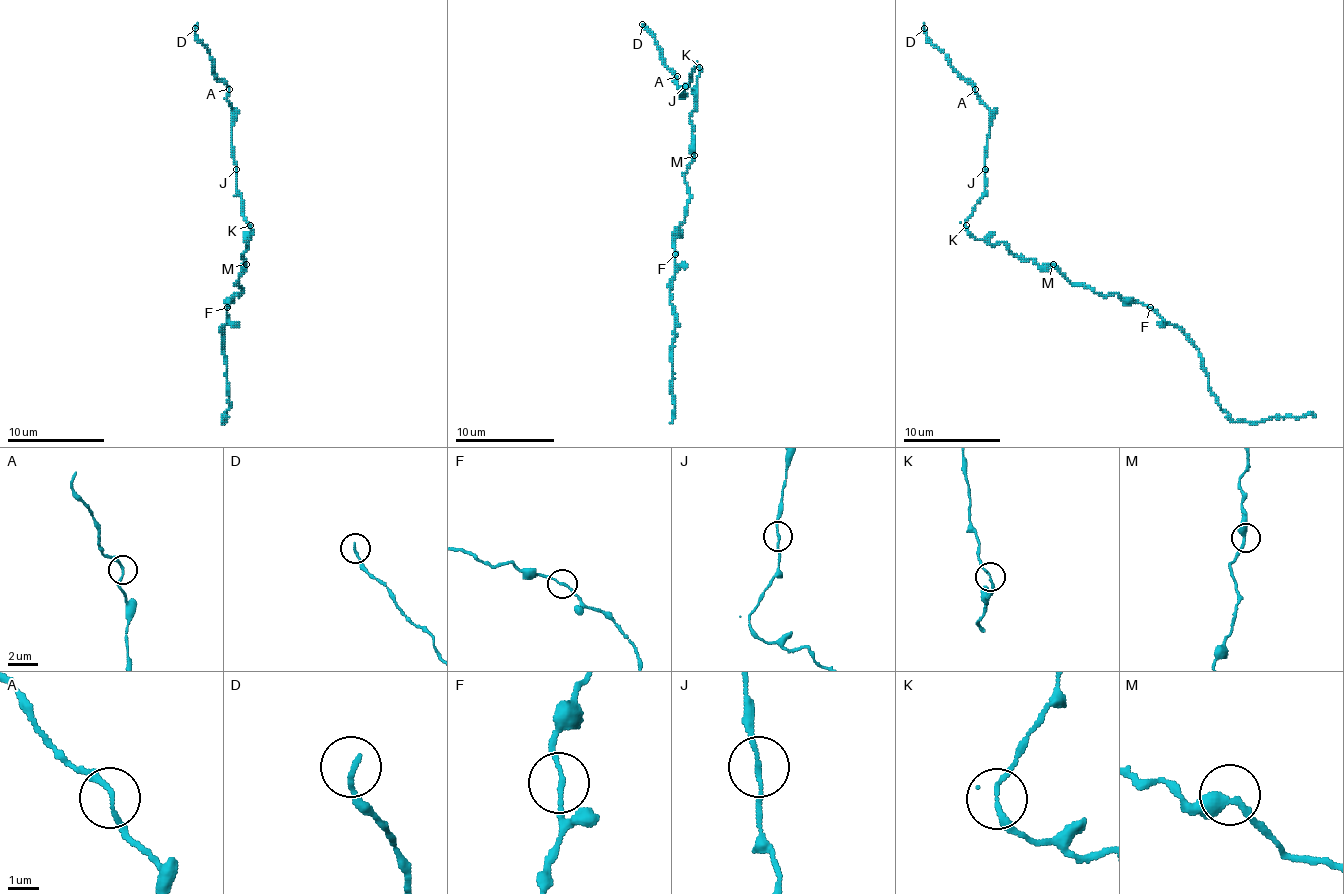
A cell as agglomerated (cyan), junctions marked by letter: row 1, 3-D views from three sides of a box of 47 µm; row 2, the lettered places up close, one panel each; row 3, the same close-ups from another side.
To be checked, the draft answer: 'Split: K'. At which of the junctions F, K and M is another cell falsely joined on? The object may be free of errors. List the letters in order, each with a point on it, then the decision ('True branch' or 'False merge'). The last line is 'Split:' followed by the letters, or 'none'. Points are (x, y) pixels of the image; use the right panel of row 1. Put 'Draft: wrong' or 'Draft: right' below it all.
F: Place: (1150, 307). True branch
K: Place: (966, 225). False merge
M: Place: (1053, 264). True branch
Split: K
Draft: right

